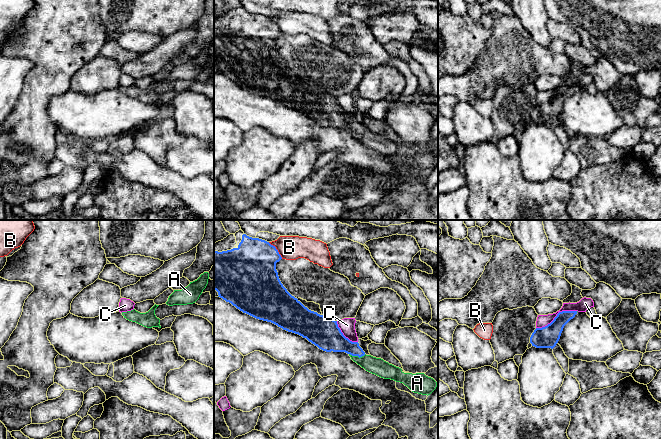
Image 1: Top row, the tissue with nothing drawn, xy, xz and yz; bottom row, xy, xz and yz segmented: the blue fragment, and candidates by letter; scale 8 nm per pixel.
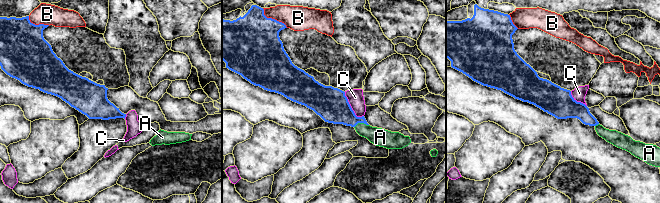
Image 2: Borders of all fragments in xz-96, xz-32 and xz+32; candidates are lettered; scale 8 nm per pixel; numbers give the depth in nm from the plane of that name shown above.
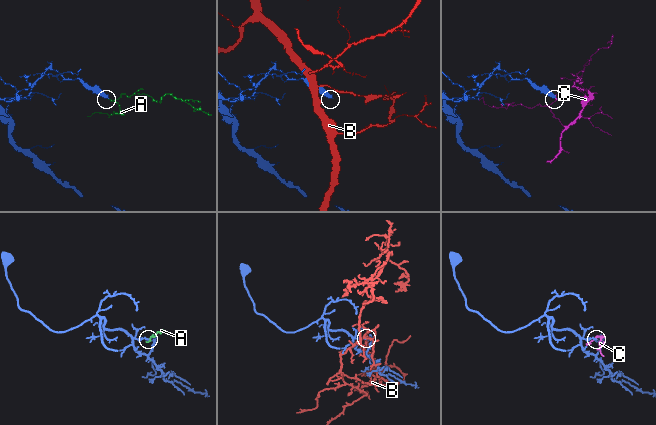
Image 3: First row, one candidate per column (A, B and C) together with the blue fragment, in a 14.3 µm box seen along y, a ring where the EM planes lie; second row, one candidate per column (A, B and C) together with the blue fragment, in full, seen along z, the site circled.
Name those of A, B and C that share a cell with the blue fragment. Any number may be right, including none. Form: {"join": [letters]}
{"join": ["A"]}

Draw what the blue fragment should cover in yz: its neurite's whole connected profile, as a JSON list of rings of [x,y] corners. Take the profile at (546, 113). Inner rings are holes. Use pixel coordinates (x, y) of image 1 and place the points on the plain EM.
[[[562,87],[545,103],[536,104],[530,113],[530,119],[536,124],[553,125],[558,119],[564,102],[575,93],[577,87]]]

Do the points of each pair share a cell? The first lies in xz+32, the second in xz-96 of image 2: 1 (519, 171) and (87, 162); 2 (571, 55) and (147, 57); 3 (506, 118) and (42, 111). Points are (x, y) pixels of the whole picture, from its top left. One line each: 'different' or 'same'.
1: same
2: different
3: same

